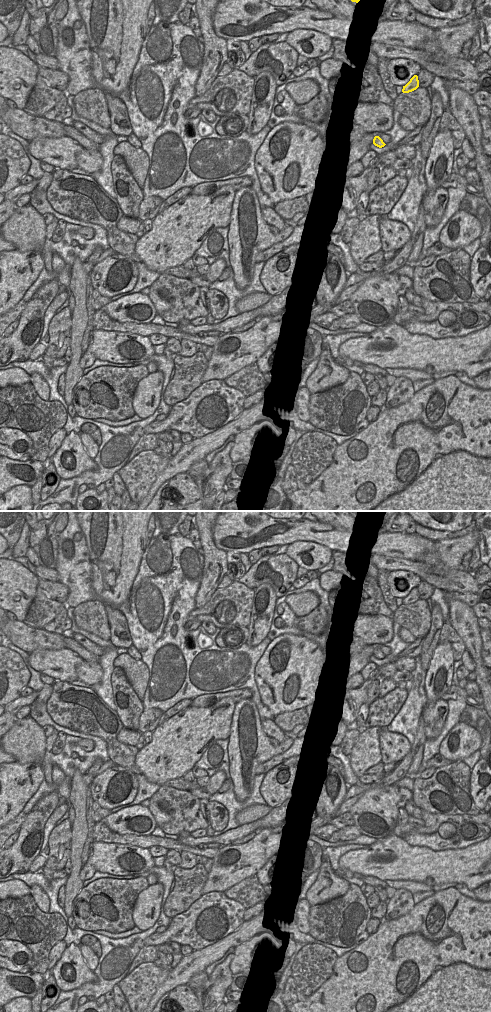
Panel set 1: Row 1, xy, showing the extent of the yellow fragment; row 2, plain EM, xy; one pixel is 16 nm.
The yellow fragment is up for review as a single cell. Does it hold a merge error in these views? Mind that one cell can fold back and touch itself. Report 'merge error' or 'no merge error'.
merge error

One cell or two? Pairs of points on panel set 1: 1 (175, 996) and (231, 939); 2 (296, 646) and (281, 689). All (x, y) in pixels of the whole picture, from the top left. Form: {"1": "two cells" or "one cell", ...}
{"1": "two cells", "2": "one cell"}

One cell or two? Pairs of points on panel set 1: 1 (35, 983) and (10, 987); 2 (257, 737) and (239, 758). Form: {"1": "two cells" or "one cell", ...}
{"1": "one cell", "2": "one cell"}

